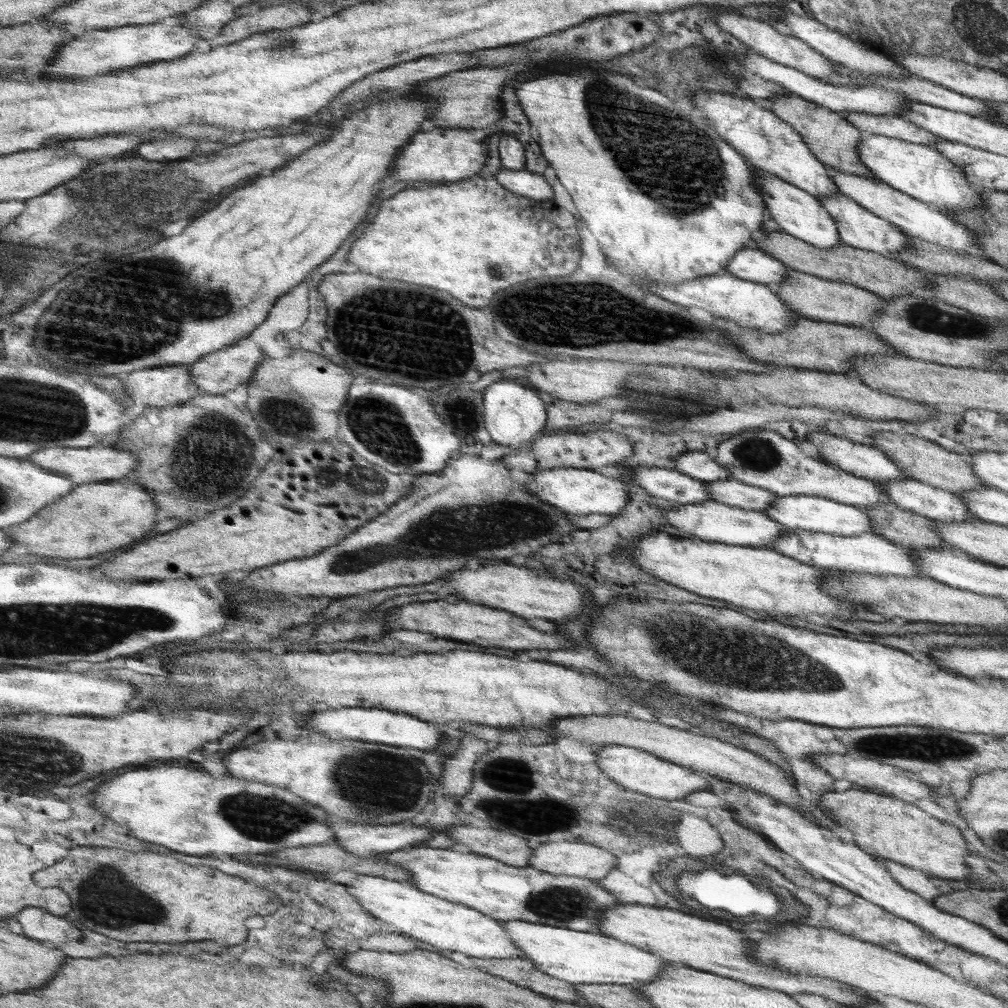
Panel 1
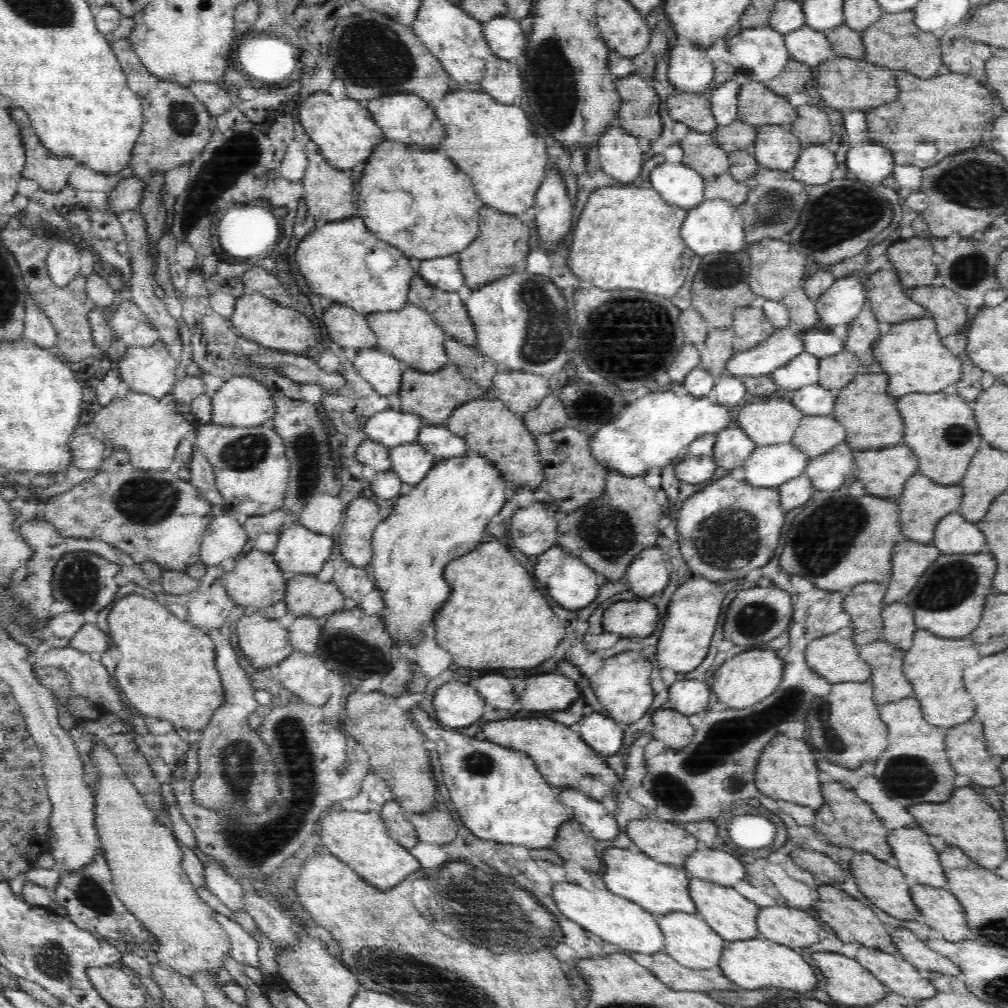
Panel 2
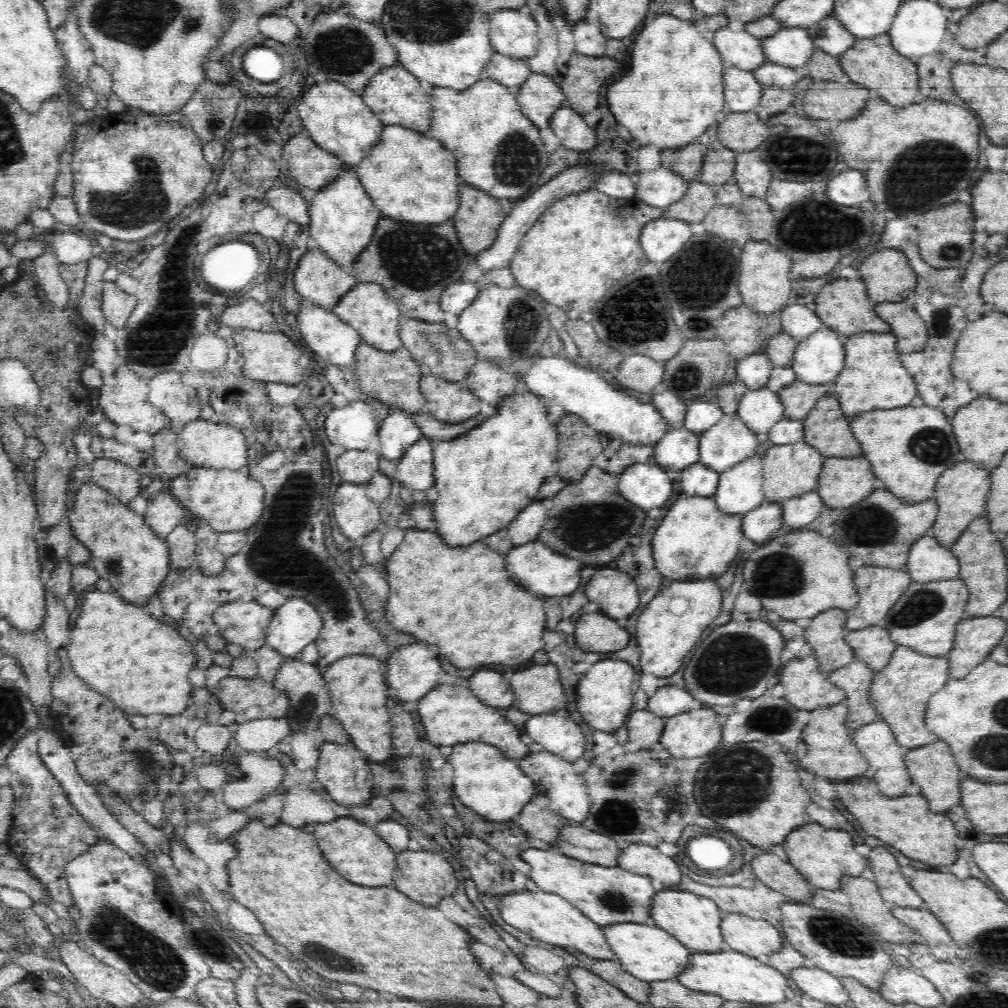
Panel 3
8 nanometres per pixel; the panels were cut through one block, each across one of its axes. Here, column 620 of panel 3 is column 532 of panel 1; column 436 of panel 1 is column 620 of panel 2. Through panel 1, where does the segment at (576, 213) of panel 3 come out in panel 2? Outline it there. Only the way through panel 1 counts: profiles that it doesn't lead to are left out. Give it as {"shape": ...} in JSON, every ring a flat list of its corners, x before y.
{"shape":[[631,184,619,187,604,187,594,190,588,198,572,234,565,242,568,268,582,280,602,290,644,290,658,296,674,296,682,286,691,258,695,252,681,239,681,226,689,209,668,204,654,188,637,188]]}

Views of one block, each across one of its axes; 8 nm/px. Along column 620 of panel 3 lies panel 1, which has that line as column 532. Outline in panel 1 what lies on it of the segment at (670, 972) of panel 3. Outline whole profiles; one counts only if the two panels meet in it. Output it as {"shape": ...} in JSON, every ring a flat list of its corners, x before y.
{"shape":[[520,920,502,921,508,929,514,945,522,949,525,958,531,960,540,972,572,984,626,984,649,983,660,979,664,970,676,964,656,953,626,944,600,932,578,932,557,925,531,923]]}

